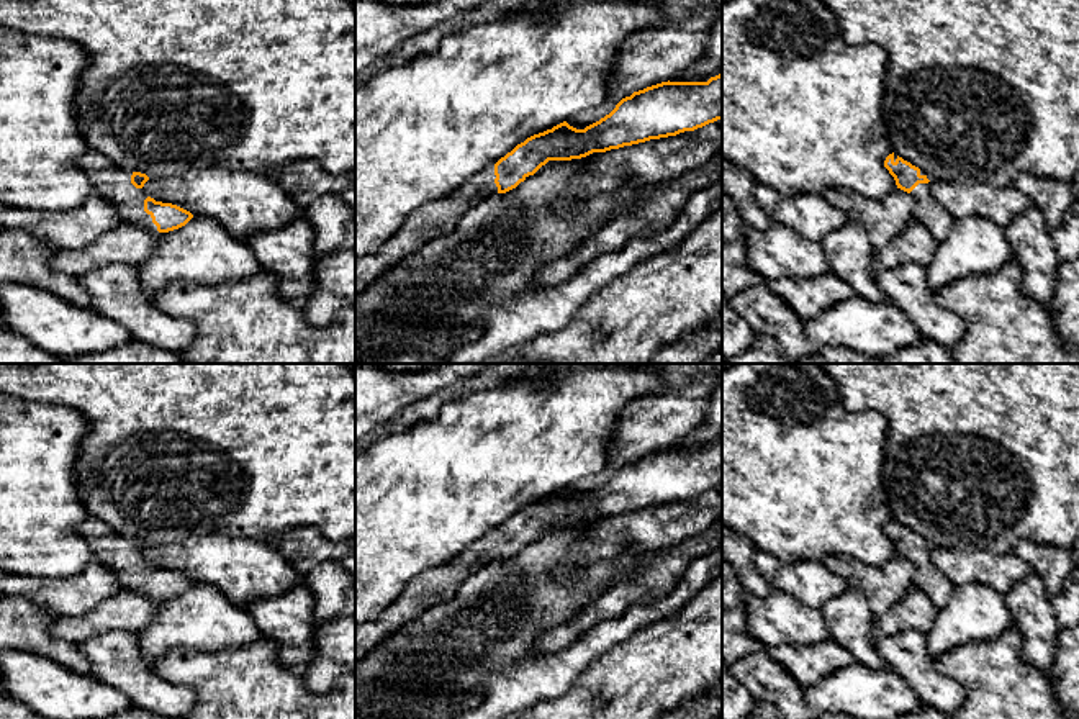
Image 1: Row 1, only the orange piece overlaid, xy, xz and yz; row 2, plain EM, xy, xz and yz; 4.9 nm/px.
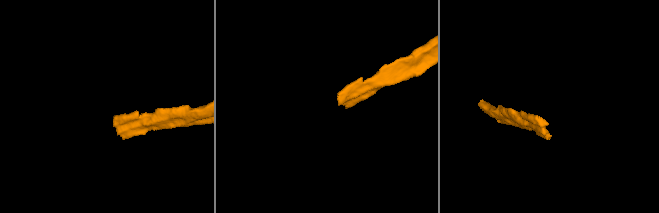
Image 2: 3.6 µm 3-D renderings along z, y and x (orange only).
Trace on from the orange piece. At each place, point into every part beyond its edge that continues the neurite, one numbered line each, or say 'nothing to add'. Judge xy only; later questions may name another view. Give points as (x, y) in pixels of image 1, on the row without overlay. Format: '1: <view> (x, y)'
1: xy (112, 549)

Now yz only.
1: yz (927, 577)

